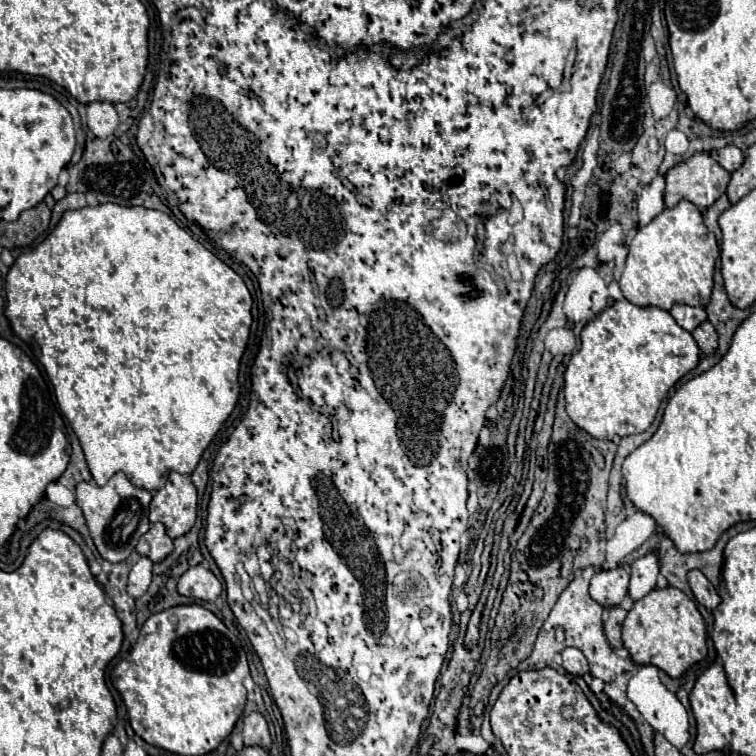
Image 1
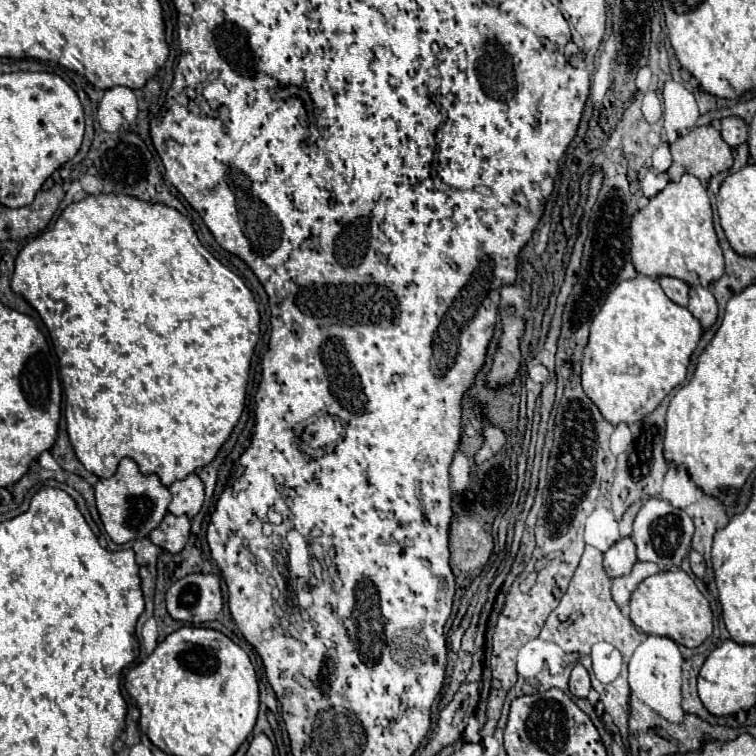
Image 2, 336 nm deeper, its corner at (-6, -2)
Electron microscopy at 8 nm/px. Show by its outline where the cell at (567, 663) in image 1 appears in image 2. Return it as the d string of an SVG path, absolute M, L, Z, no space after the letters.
M576 665L572 669L572 675L570 675L570 691L576 695L576 697L586 697L588 691L590 691L590 675L586 671L584 665Z

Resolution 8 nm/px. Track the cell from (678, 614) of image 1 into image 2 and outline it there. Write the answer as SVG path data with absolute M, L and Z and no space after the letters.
M662 571L642 581L630 599L630 619L646 635L668 637L688 649L698 647L712 635L712 609L706 597L698 591L694 579L682 571Z

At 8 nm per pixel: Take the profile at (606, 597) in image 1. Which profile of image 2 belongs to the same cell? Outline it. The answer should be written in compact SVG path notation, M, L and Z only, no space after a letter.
M630 537L620 539L614 547L610 547L604 553L604 571L608 573L610 579L628 575L632 571L634 563L636 563L636 549L634 549L634 543Z

